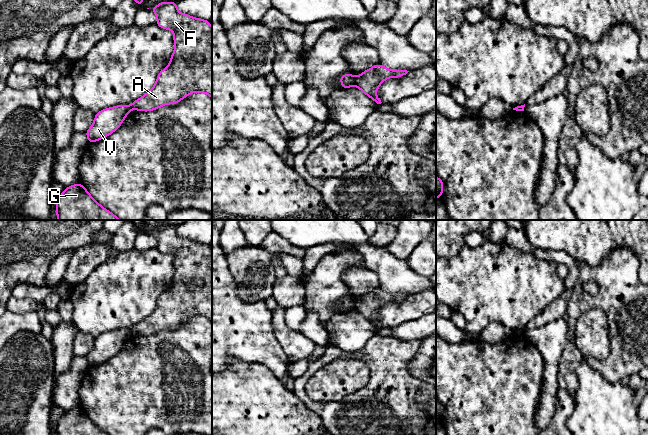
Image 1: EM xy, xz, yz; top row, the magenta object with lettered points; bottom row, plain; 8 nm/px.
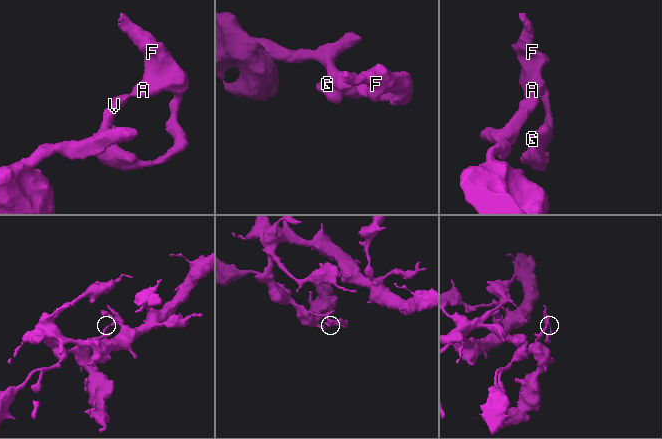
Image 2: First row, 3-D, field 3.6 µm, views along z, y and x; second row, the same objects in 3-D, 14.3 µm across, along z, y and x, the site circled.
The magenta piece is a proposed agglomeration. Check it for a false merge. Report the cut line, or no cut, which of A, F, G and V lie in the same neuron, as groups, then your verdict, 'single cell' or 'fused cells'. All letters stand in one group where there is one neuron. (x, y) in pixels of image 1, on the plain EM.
xz (355, 301), (353, 308) | A F G / V | fused cells

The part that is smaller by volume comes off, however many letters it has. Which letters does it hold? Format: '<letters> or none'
A, F, G

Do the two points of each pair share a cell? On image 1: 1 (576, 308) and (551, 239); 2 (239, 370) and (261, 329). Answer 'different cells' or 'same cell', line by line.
1: different cells
2: different cells

